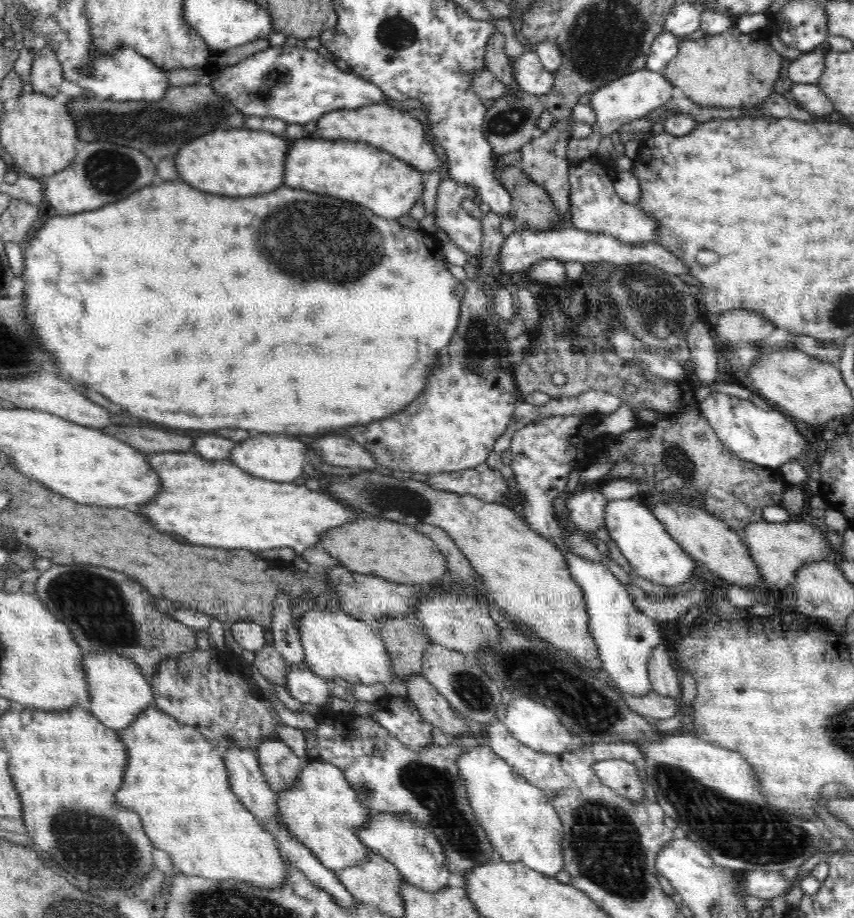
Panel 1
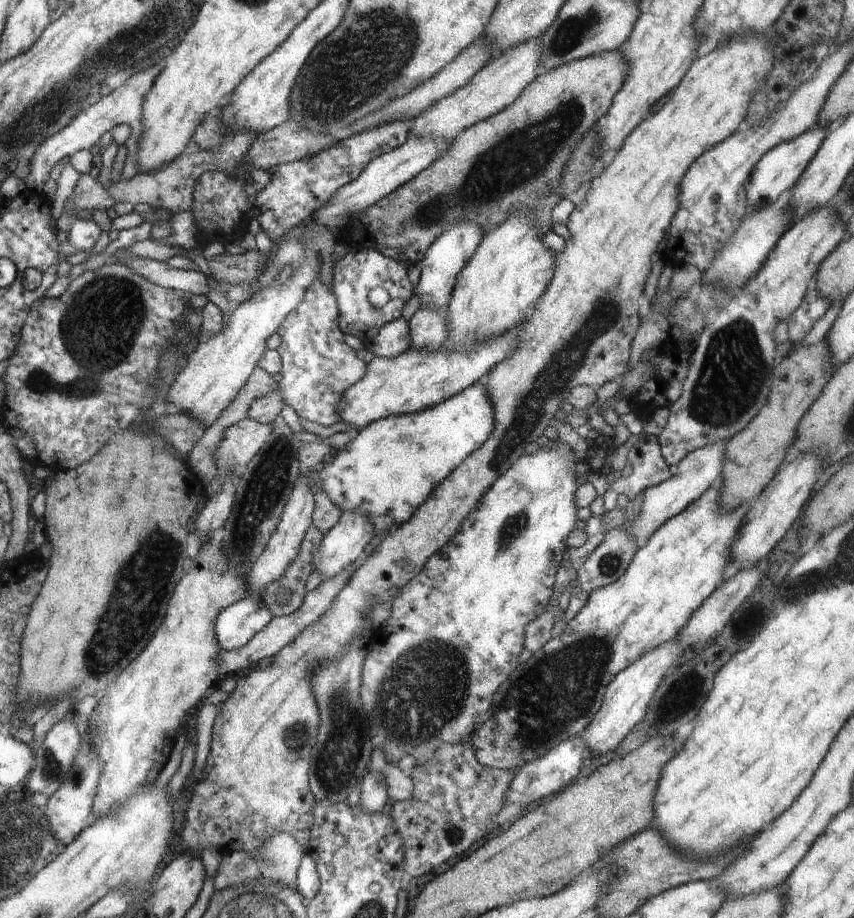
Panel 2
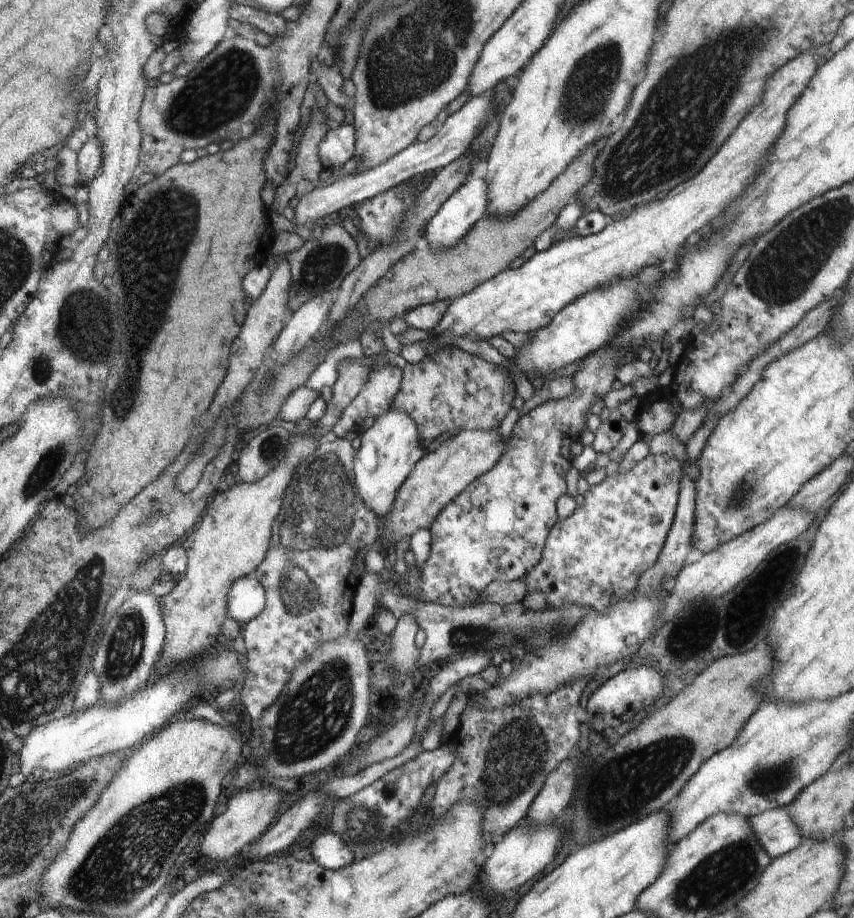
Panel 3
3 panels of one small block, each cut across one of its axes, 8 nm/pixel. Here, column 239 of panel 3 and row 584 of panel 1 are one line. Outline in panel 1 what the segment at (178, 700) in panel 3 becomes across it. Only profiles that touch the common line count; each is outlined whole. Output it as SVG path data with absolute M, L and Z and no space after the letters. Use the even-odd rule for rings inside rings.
M634 499L611 500L604 510L605 529L616 542L622 555L628 559L634 575L655 585L674 587L688 582L698 574L696 561L674 540L650 509Z

